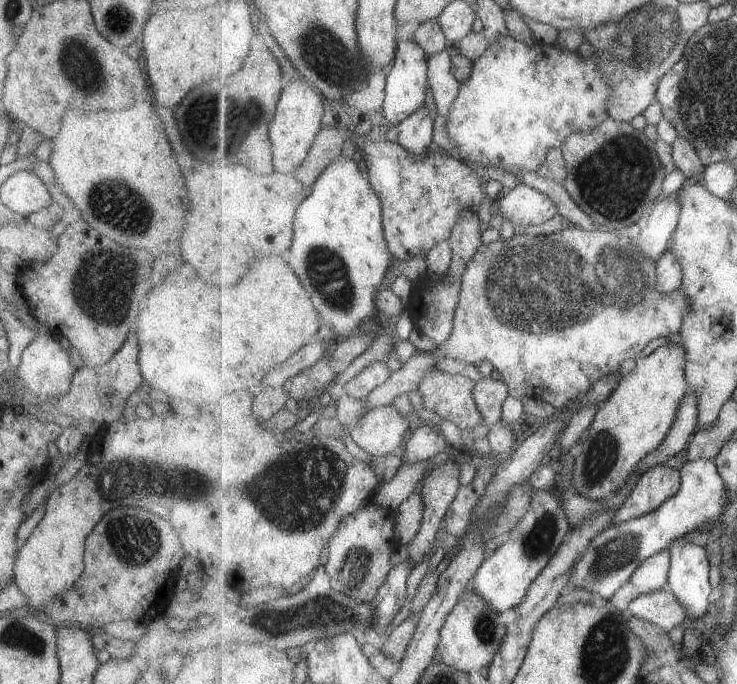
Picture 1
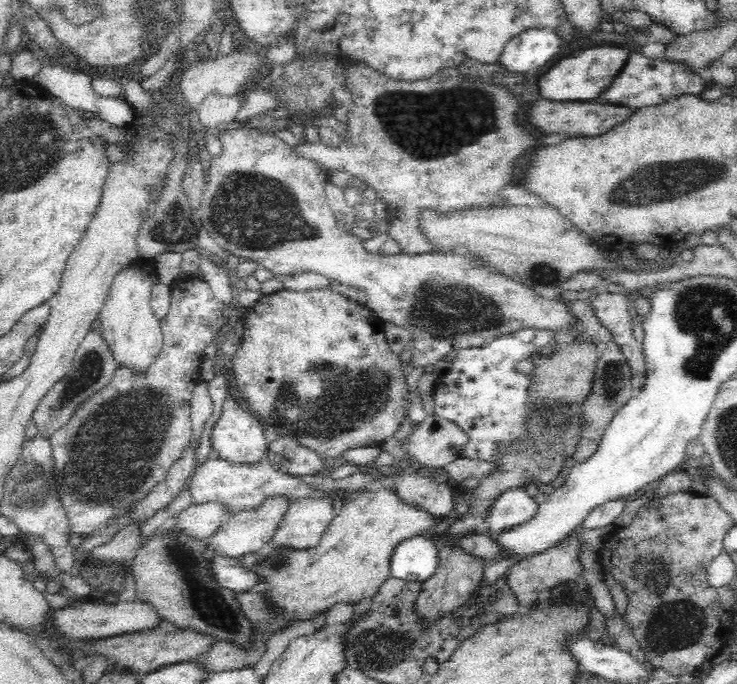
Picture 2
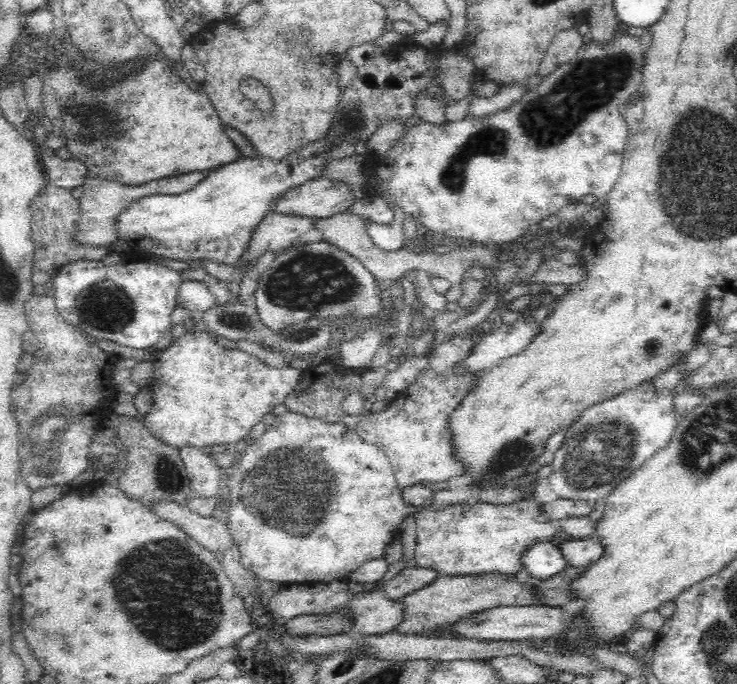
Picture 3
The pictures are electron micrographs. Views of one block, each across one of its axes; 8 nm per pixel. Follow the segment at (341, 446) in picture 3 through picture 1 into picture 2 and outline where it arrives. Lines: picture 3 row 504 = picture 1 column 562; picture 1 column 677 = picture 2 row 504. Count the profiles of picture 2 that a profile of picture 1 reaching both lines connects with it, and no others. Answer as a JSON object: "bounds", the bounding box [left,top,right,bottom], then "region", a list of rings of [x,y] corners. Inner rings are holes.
{"bounds":[268,495,333,550],"region":[[[330,495],[298,498],[290,501],[268,548],[282,547],[304,550],[318,546],[322,535],[333,521],[333,499]]]}

